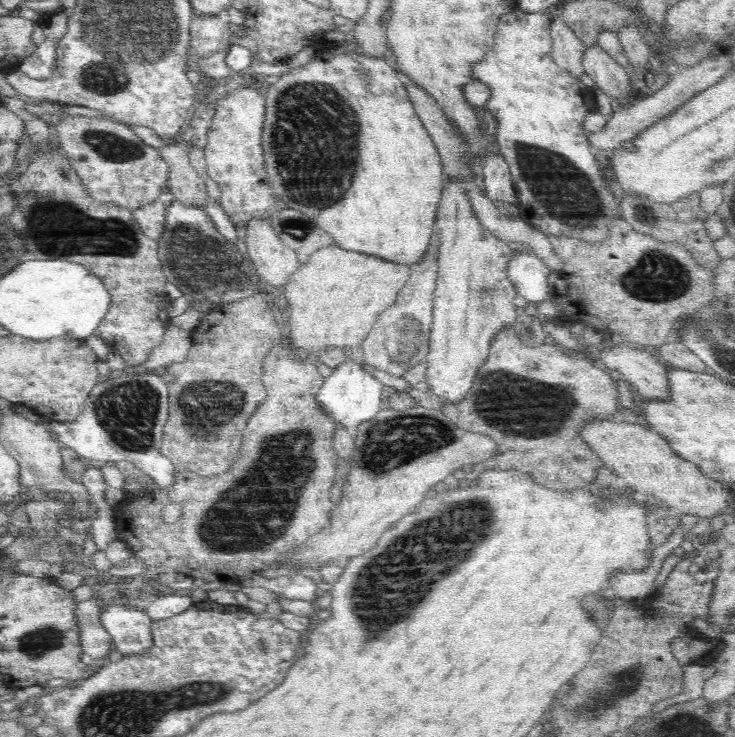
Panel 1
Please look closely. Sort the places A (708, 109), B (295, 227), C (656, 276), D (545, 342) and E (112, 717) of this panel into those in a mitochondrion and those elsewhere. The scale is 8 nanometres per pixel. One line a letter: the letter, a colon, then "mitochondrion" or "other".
A: other
B: mitochondrion
C: mitochondrion
D: other
E: mitochondrion

